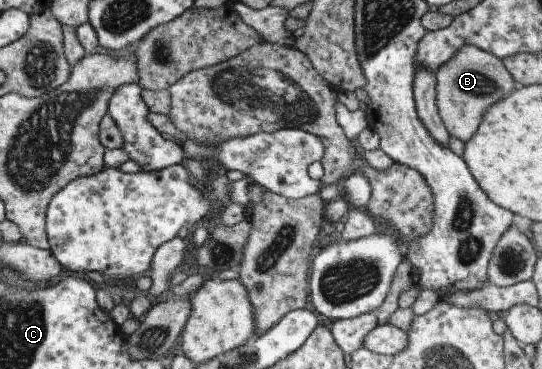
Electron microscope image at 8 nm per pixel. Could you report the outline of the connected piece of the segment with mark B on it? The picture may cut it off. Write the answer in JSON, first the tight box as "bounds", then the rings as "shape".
{"bounds":[434,45,518,142],"shape":[[[471,45],[459,47],[449,60],[439,66],[434,77],[438,115],[448,134],[461,142],[475,132],[486,108],[505,99],[518,87],[501,59]]]}

